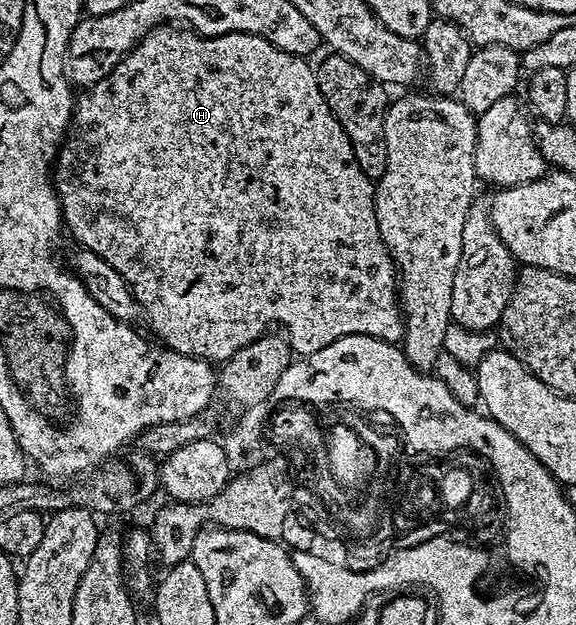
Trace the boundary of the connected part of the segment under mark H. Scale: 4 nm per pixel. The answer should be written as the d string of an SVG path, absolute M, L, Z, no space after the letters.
M167 23L159 25L150 33L145 33L141 41L122 58L122 62L109 75L100 79L100 83L89 86L83 92L86 94L83 97L81 94L75 100L74 114L70 116L70 128L67 129L66 135L62 139L62 148L58 150L58 156L52 170L54 191L58 194L58 205L62 209L62 220L68 233L70 229L71 235L78 240L77 244L81 248L96 251L96 255L100 255L100 259L112 263L112 267L116 267L116 271L120 271L120 275L130 284L130 290L141 303L145 320L147 322L150 320L150 325L154 328L155 333L153 336L165 348L175 349L176 352L185 357L199 357L201 361L225 363L232 355L236 355L236 351L240 351L240 347L248 347L248 343L252 343L271 327L278 325L283 325L283 327L278 327L284 330L285 336L290 342L291 350L302 357L312 355L316 351L336 343L336 339L348 335L375 337L391 343L398 343L403 340L404 326L402 324L402 307L398 299L396 270L394 261L390 257L389 251L386 250L384 239L380 235L380 227L376 223L374 185L371 178L366 177L364 171L360 171L360 163L356 163L356 155L352 151L352 143L348 143L348 135L344 135L344 127L340 127L340 123L336 123L336 115L332 115L328 103L324 103L324 95L320 95L315 66L309 65L310 63L305 57L297 57L288 51L280 51L280 47L268 43L268 39L264 39L260 35L229 33L219 37L202 37L192 29L175 27L173 24Z

